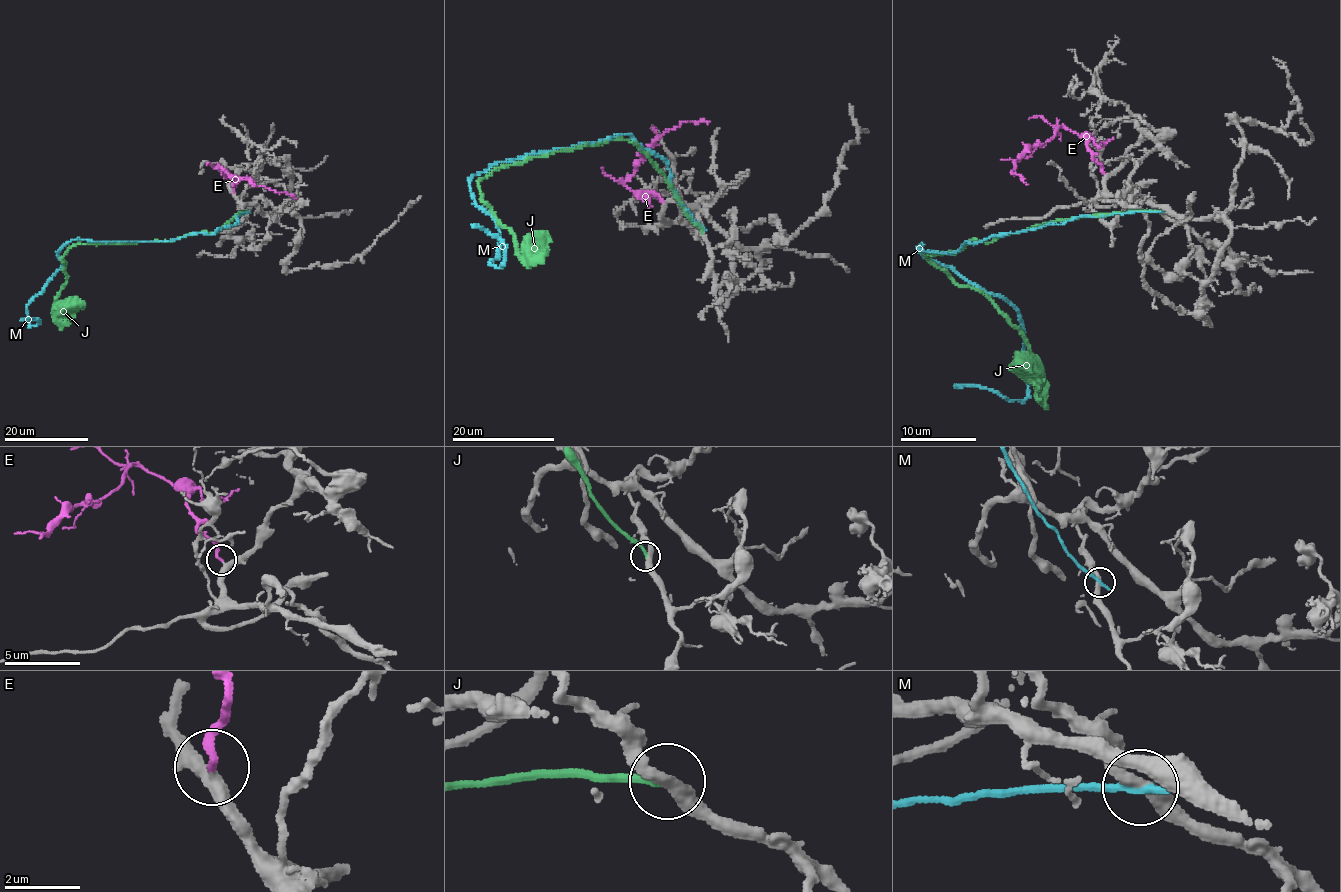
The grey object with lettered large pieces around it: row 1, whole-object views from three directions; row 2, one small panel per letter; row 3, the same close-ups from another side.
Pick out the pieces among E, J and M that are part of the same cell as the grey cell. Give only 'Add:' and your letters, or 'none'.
Add: E

